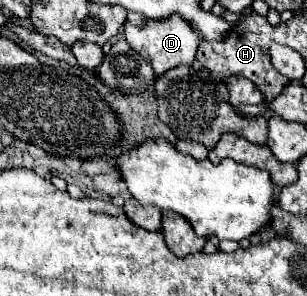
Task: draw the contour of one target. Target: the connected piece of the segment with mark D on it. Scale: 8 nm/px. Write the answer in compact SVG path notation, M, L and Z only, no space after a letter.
M168 17L168 21L146 21L142 27L126 21L124 31L126 31L128 45L154 67L156 75L162 75L176 65L190 65L196 57L198 43L200 43L198 33L180 17Z

